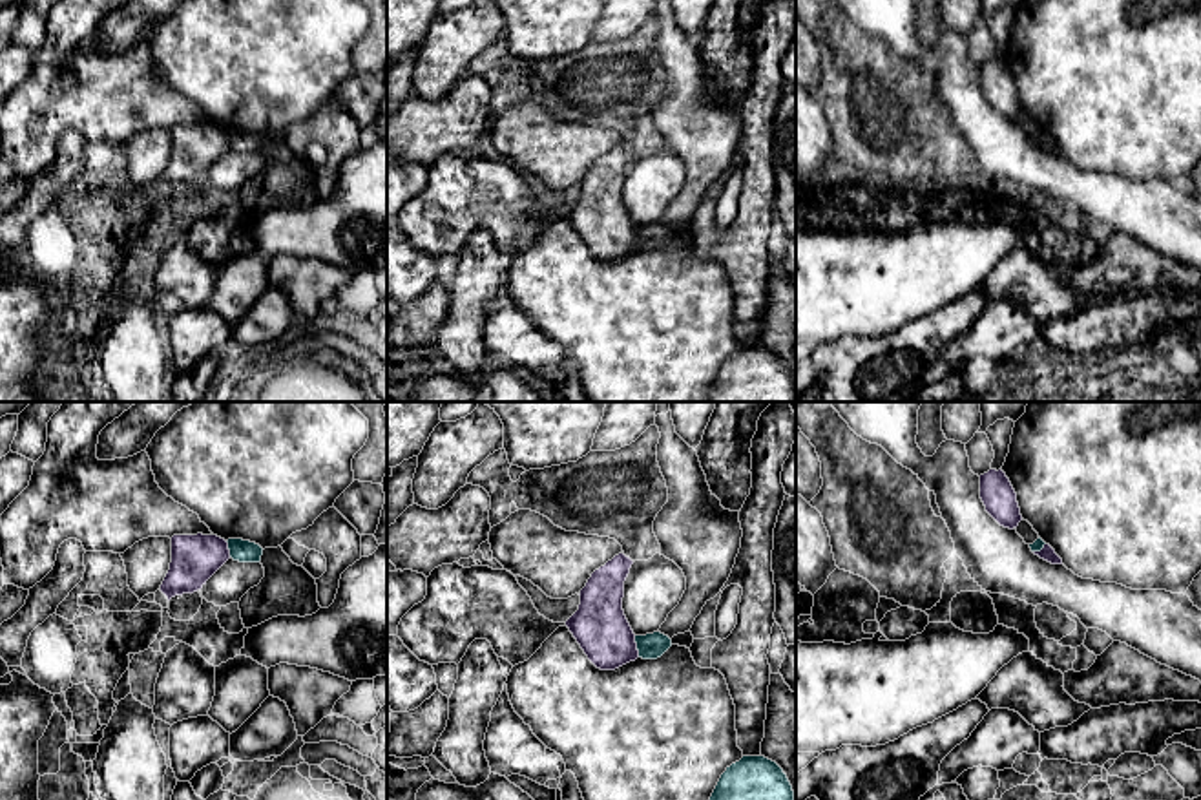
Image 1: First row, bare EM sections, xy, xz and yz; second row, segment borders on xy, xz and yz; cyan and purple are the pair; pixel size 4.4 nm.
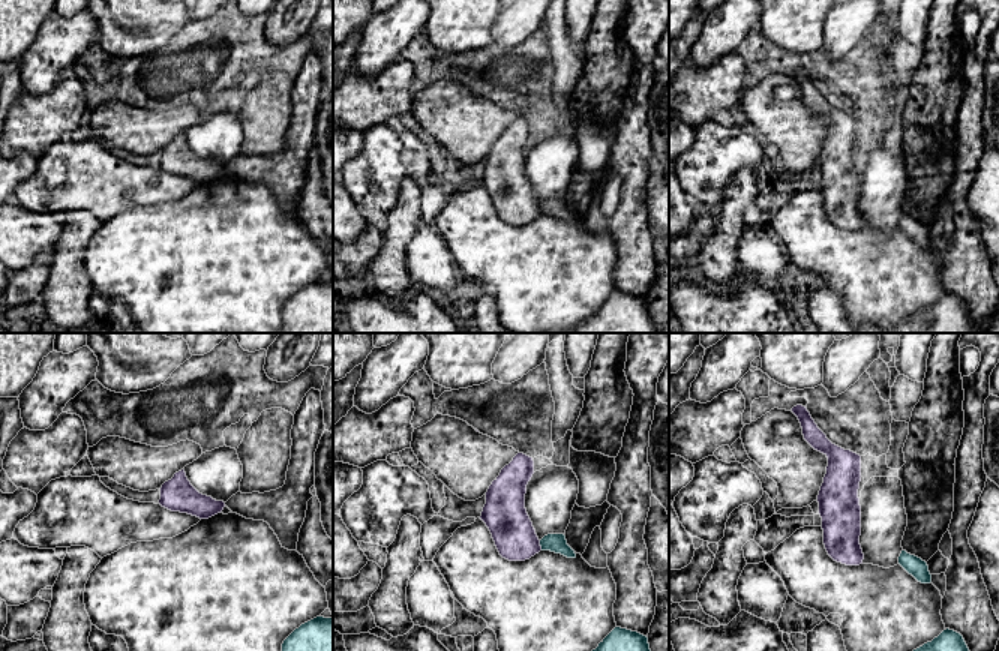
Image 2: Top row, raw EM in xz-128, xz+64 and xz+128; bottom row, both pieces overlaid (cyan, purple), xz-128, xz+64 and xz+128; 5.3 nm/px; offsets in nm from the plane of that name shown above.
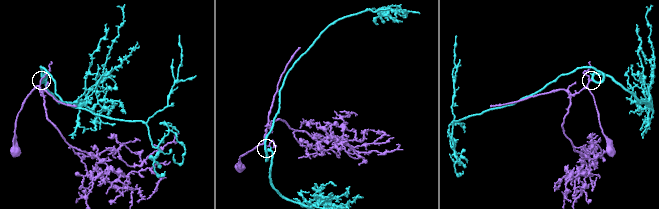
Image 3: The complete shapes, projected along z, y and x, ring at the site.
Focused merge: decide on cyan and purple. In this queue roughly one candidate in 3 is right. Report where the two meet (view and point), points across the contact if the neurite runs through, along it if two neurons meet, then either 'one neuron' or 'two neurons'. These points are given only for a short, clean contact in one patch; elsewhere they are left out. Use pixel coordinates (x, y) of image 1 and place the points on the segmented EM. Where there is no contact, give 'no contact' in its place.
xz (637, 647) | along xz (634, 636), (639, 656) | two neurons

